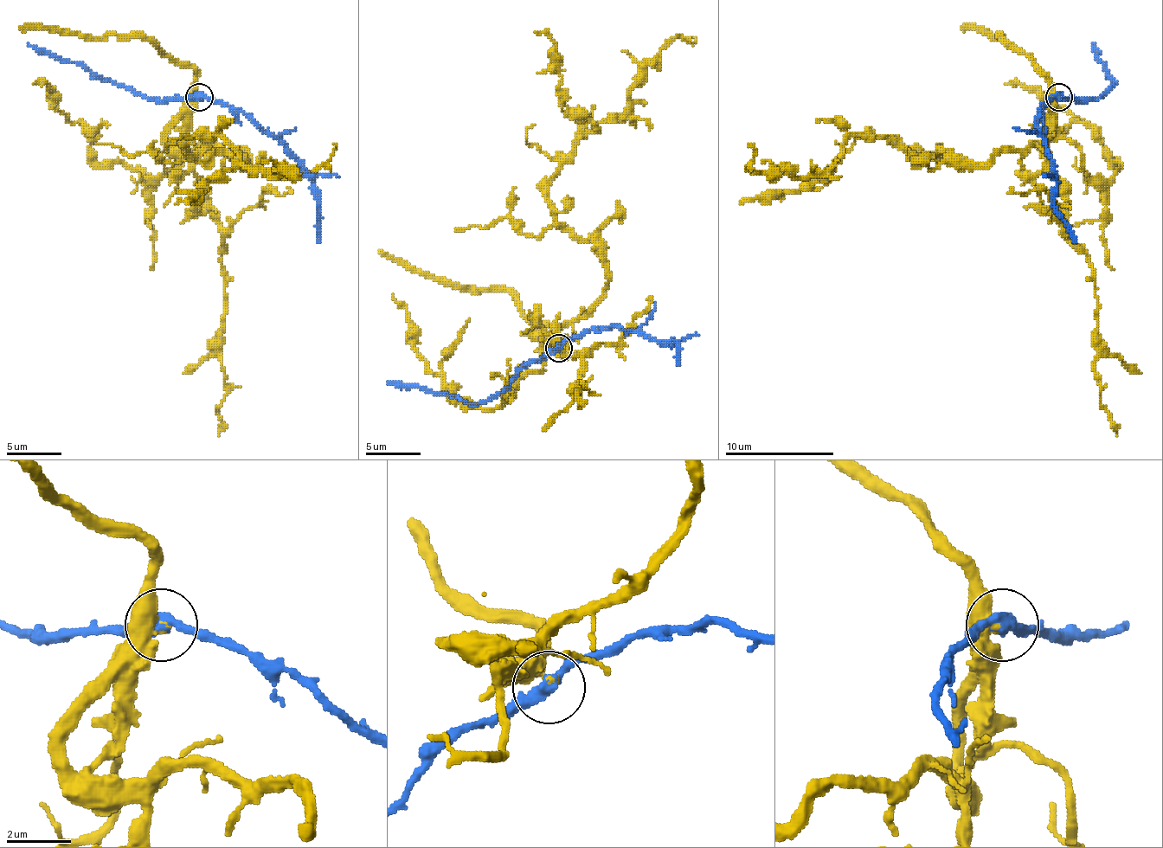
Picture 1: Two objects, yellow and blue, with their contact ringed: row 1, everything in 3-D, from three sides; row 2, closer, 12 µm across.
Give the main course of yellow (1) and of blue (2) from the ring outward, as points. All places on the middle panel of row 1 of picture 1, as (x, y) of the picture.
1: (559, 349), (537, 337), (608, 275), (549, 188), (641, 70), (693, 37)
2: (559, 349), (589, 330), (632, 330), (671, 346), (677, 343), (679, 365)

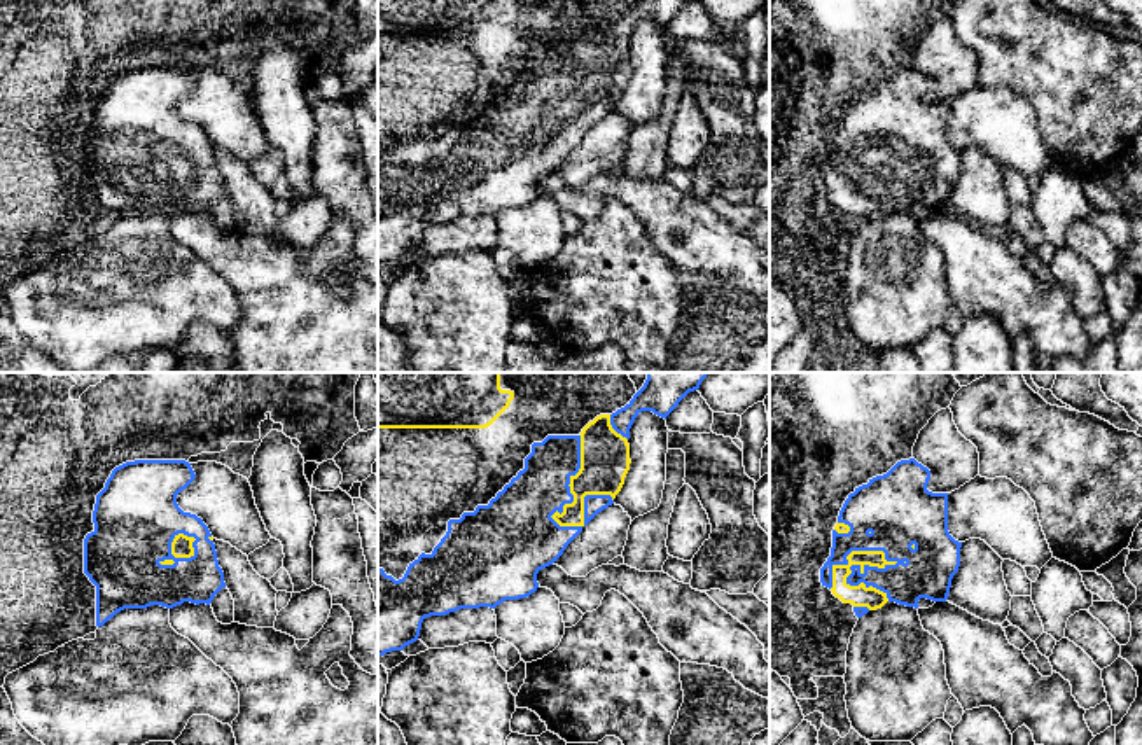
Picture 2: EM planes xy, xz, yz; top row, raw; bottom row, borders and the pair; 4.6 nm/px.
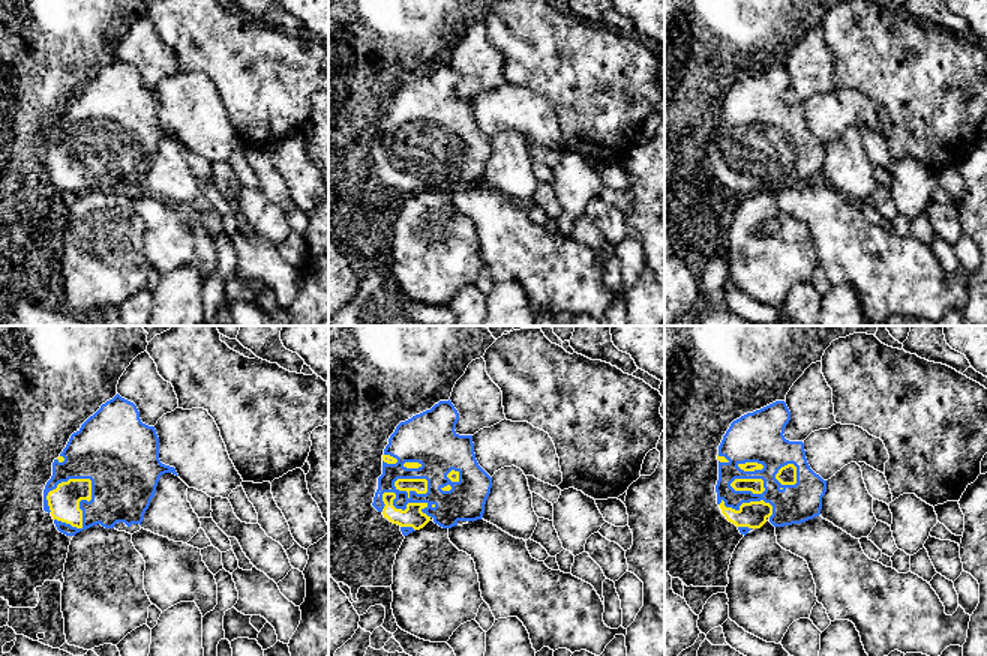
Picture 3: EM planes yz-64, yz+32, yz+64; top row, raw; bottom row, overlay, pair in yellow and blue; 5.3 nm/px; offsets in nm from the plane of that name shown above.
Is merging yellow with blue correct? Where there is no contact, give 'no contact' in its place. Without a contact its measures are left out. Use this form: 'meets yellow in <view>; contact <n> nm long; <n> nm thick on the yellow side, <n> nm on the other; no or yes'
meets yellow in yz; contact 340 nm long; 100 nm thick on the yellow side, 190 nm on the other; no

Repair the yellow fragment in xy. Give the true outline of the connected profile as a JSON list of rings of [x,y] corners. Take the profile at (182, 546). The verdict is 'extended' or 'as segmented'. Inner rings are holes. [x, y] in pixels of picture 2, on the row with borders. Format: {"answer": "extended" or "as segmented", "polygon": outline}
{"answer": "as segmented", "polygon": [[[184,533],[175,535],[175,539],[171,542],[171,554],[175,558],[191,558],[191,556],[194,556],[194,547],[192,547],[194,540],[196,540],[194,537],[187,537]]]}

